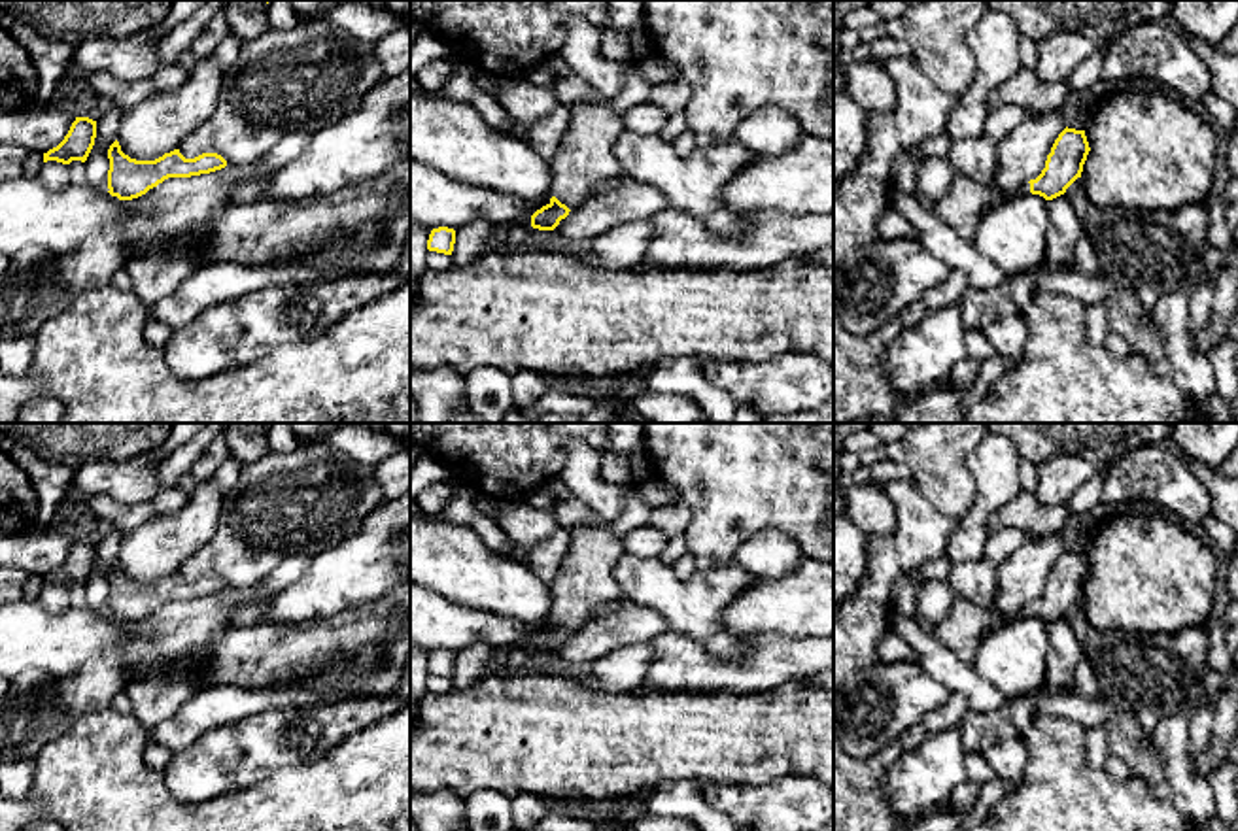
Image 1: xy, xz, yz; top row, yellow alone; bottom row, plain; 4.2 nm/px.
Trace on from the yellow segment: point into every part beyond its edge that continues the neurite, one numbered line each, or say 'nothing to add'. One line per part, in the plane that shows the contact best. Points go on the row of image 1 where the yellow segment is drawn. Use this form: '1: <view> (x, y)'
1: xz (584, 159)

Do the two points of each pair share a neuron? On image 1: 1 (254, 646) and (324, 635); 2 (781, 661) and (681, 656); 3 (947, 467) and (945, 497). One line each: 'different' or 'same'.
1: same
2: same
3: same

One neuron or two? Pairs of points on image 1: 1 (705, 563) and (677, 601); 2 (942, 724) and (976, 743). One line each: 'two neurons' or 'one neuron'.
1: two neurons
2: two neurons

